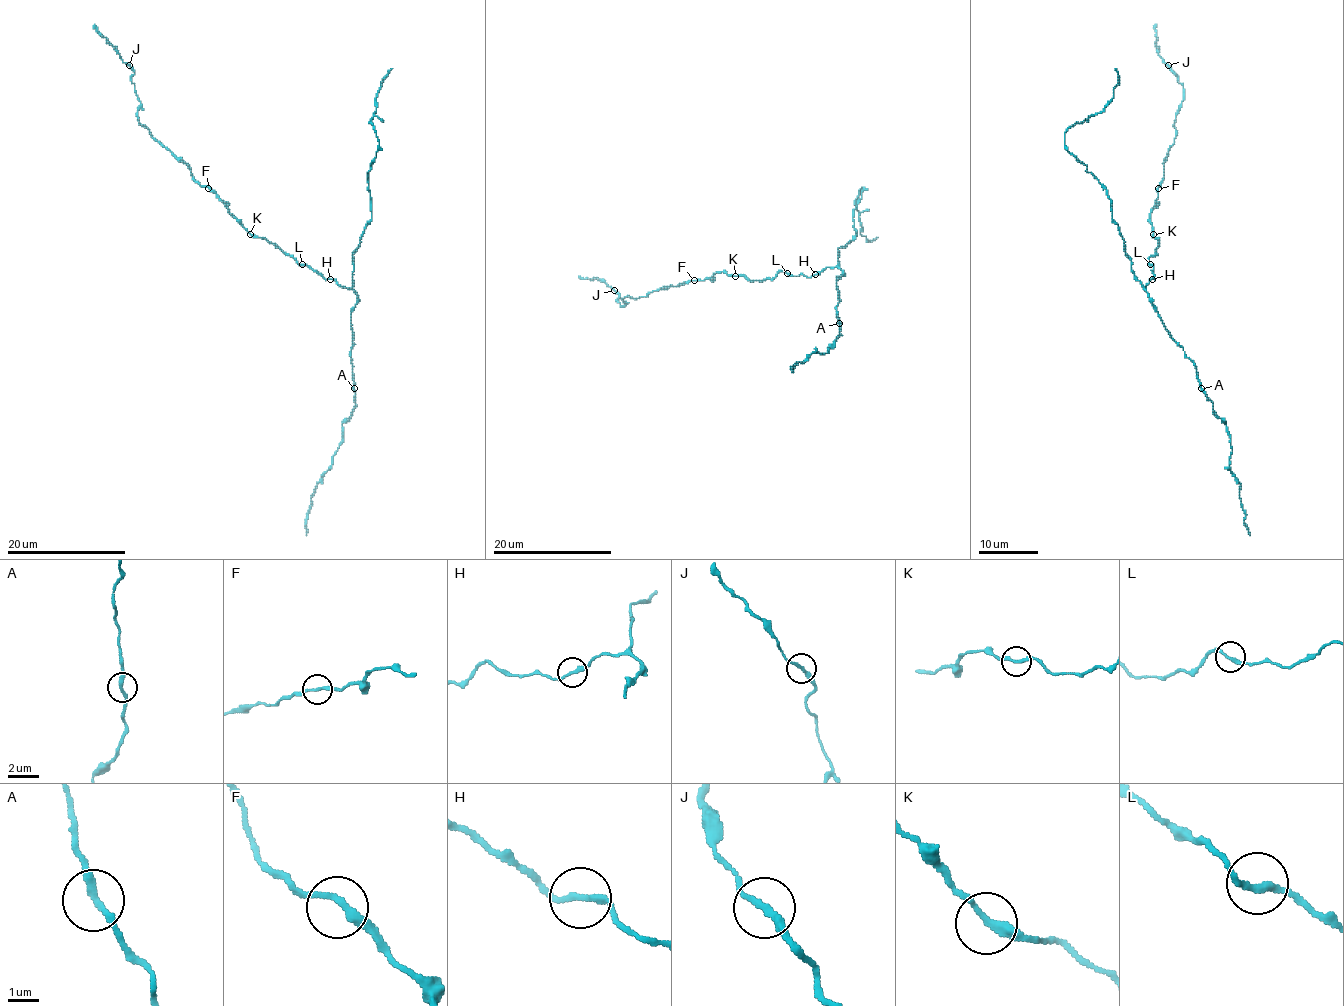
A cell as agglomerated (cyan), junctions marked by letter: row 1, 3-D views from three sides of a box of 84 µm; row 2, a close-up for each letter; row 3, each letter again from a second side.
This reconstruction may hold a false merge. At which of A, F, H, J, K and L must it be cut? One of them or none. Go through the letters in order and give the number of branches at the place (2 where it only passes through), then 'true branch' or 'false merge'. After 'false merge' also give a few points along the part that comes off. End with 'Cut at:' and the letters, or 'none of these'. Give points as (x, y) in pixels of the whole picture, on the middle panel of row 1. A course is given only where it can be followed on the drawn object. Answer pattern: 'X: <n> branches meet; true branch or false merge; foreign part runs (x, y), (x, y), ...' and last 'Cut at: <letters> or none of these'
A: 2 branches meet; true branch
F: 2 branches meet; true branch
H: 2 branches meet; true branch
J: 2 branches meet; true branch
K: 2 branches meet; true branch
L: 2 branches meet; true branch
Cut at: none of these

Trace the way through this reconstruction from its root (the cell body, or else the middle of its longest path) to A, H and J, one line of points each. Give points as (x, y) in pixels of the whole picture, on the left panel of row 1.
A: (302, 265), (351, 288), (357, 295), (351, 313), (354, 388)
H: (302, 265), (330, 279)
J: (302, 265), (265, 239), (254, 237), (139, 122), (140, 101), (131, 82), (134, 71), (128, 65)

